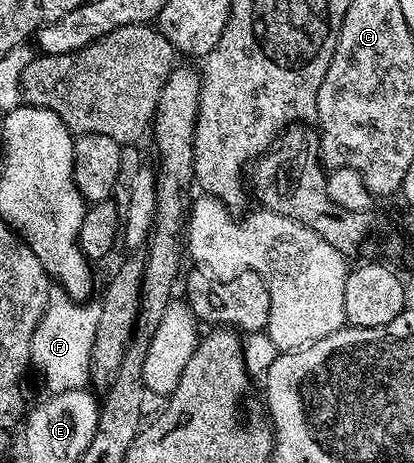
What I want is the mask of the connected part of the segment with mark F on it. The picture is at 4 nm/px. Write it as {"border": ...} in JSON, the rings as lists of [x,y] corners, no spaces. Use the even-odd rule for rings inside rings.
{"border":[[[58,284],[52,285],[45,316],[41,316],[31,341],[31,366],[39,369],[51,394],[81,390],[88,385],[93,340],[97,336],[97,320],[101,320],[98,301],[76,300],[69,297]]]}

